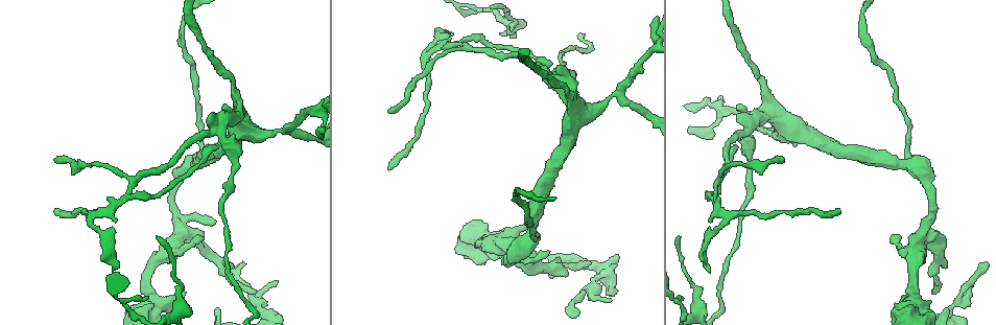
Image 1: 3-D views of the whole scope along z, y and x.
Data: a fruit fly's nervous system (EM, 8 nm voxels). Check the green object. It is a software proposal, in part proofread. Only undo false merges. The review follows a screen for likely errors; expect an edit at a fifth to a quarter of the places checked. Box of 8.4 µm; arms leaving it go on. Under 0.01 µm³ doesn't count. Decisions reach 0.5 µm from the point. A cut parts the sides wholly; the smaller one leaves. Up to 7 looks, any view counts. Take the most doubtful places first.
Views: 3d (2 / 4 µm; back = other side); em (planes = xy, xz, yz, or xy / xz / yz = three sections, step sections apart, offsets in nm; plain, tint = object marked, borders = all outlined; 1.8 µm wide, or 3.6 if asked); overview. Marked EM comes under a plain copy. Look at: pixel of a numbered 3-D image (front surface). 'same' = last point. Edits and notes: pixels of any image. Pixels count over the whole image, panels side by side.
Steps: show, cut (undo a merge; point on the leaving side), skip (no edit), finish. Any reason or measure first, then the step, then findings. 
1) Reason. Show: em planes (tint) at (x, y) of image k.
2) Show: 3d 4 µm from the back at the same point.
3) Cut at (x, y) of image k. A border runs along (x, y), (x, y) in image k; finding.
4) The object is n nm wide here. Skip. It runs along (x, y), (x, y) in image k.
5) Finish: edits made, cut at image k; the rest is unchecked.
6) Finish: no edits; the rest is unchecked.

Abrupt turn. Show: 3d 4 µm at (920, 236) of image 1.

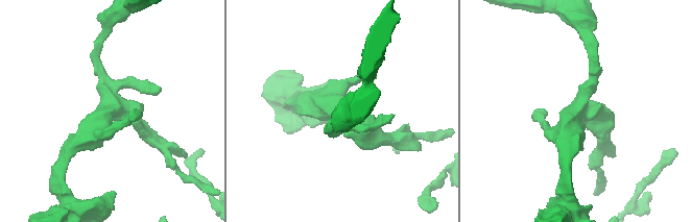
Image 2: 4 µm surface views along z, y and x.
Need the tissue. Show: em xy step 8 (tint) at (111, 109) of image 2.

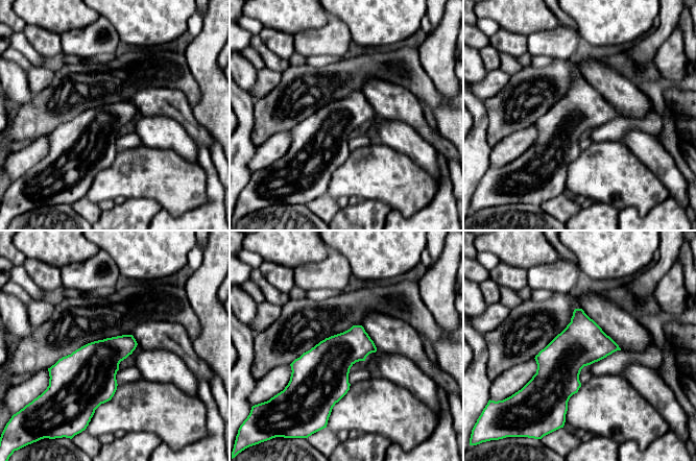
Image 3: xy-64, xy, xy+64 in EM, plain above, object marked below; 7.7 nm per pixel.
Another direction. Show: em planes (tint) at the same point.

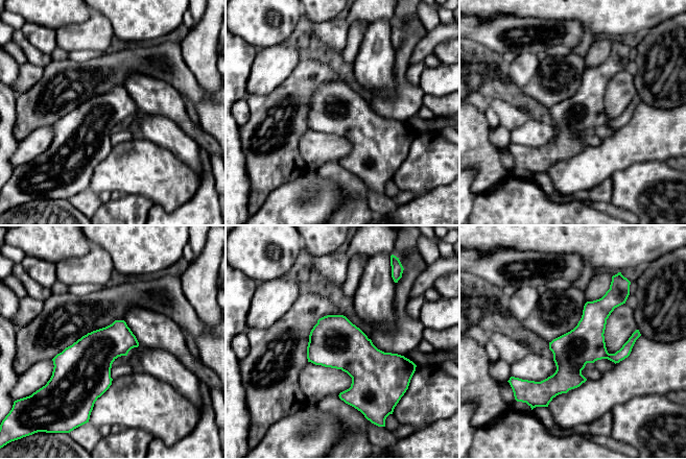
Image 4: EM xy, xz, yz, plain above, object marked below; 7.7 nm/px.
The object is 300 nm wide here. Skip. It runs along (612, 291), (569, 370), (544, 395) in image 4; continuous, no second neuron.

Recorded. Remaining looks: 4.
Narrows sharply. Show: 3d 2 µm at (933, 277) of image 1.

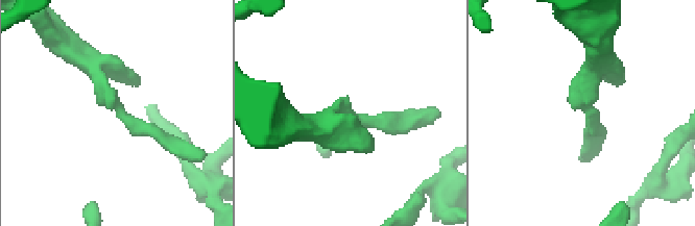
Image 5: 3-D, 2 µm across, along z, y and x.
Shape alone is not enough. Show: em planes (tint) at (364, 114) of image 5.

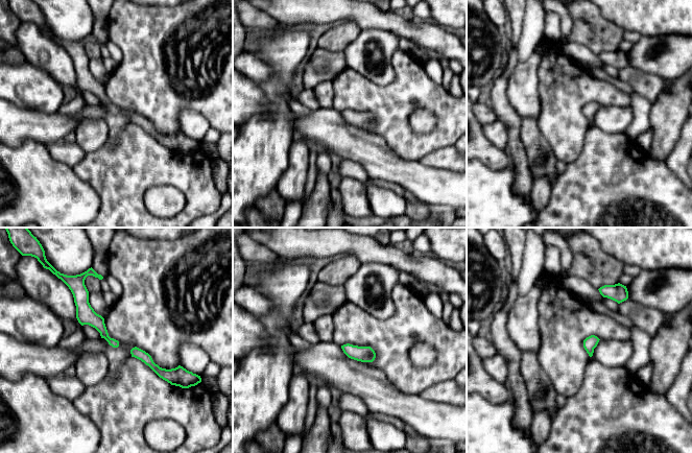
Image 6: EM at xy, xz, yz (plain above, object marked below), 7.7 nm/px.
Skip. One neuron here.

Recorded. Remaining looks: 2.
Sharp bend. Show: em planes (tint) at (764, 131) of image 1.

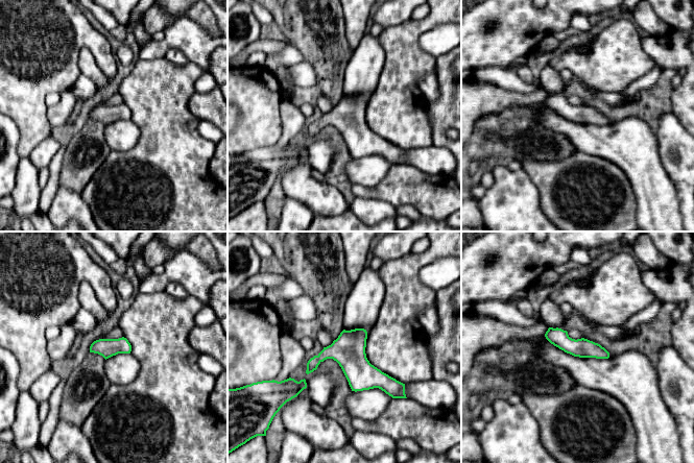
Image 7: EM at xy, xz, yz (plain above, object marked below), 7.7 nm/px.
Skip. It runs along (309, 365), (343, 354), (392, 388) in image 7; continuous, no second neuron.

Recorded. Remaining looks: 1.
Finish: no edits; the rest is unchecked.

